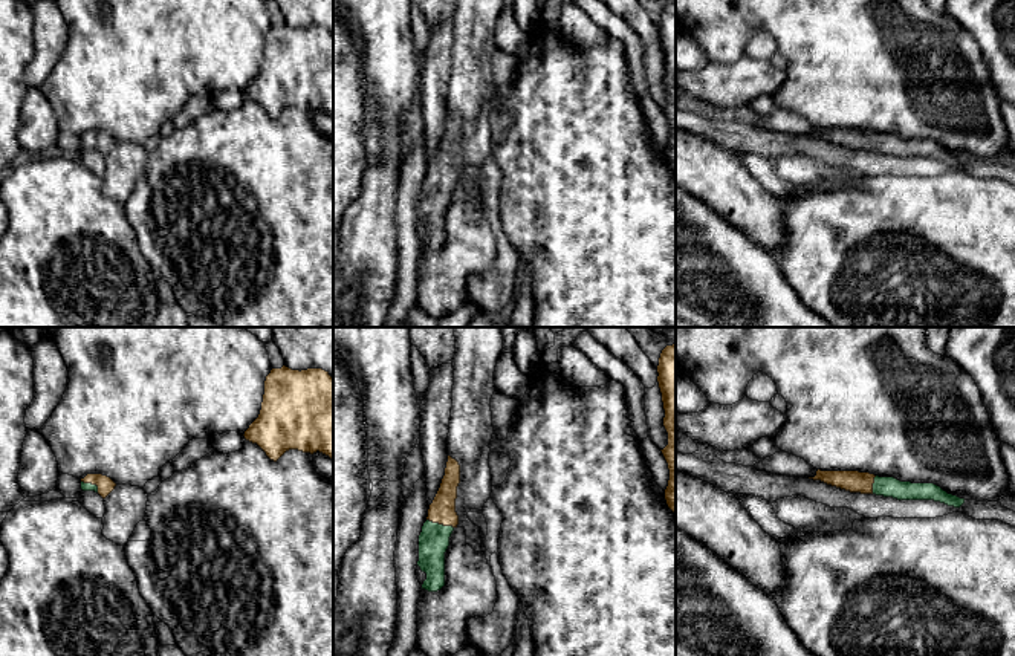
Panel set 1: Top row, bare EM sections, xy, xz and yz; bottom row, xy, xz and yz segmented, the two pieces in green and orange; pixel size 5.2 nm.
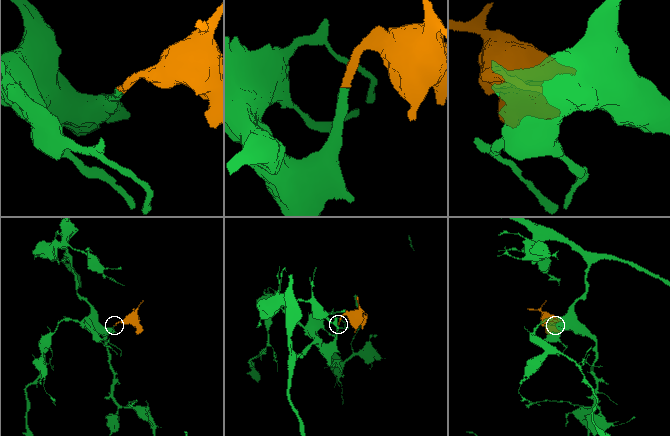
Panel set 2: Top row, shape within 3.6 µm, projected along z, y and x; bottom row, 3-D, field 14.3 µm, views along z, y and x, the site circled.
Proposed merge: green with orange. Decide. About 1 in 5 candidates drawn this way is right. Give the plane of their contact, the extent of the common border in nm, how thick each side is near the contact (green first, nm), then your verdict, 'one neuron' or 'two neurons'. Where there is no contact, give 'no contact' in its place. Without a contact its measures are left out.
xz | 150 nm | 160/140 nm | one neuron

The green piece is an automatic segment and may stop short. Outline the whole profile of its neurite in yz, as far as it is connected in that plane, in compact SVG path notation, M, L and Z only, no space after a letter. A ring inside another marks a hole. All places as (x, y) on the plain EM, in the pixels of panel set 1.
M818 127L816 133L809 136L821 138L850 150L876 151L897 158L934 158L954 165L960 165L965 161L965 156L948 151L934 141L900 139L894 135L879 135L870 130Z

